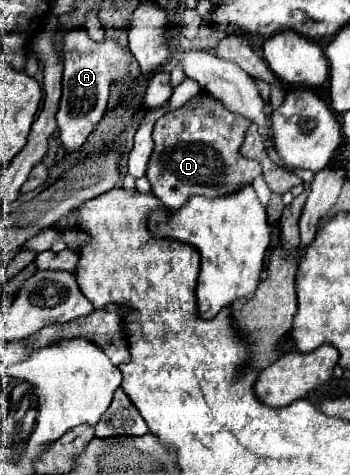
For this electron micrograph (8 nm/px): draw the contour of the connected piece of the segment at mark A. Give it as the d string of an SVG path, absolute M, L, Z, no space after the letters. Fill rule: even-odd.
M71 30L65 34L63 62L63 96L57 112L57 126L65 150L77 152L107 110L111 80L123 80L129 74L131 52L113 38L95 42L89 38L87 30Z

